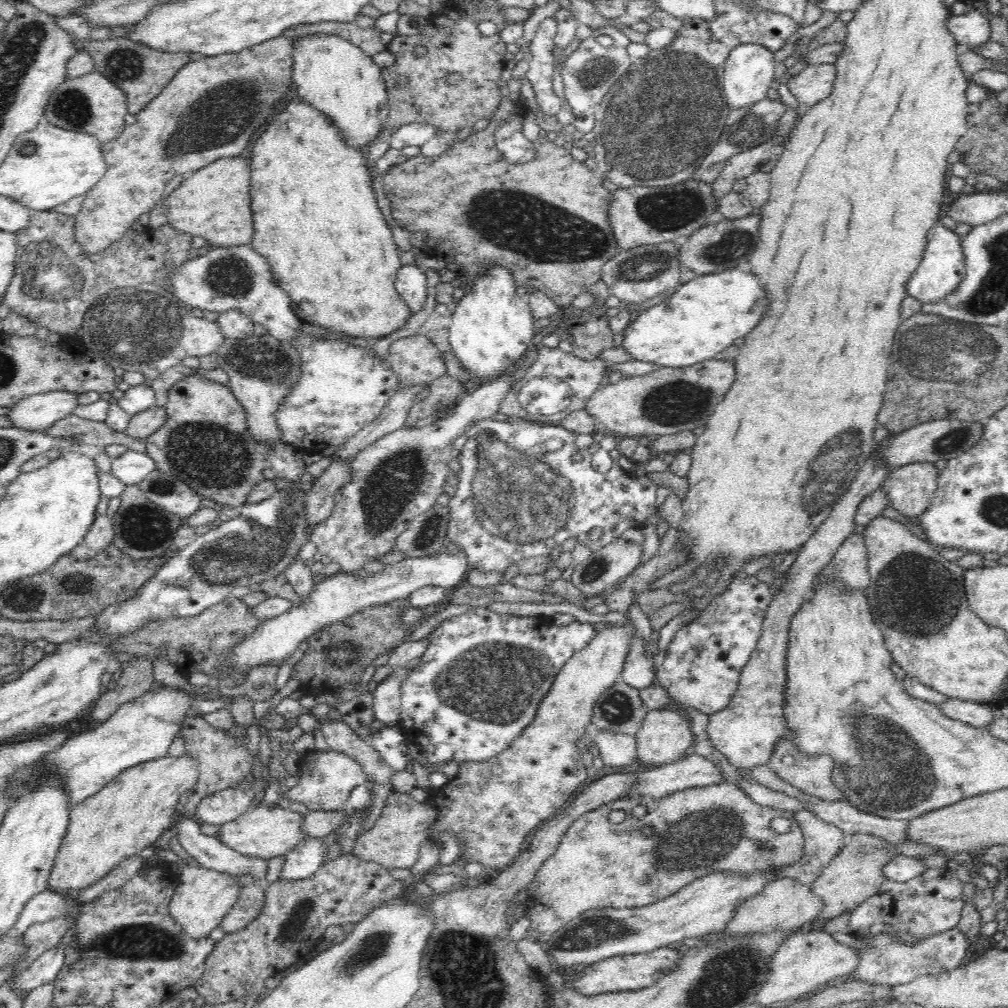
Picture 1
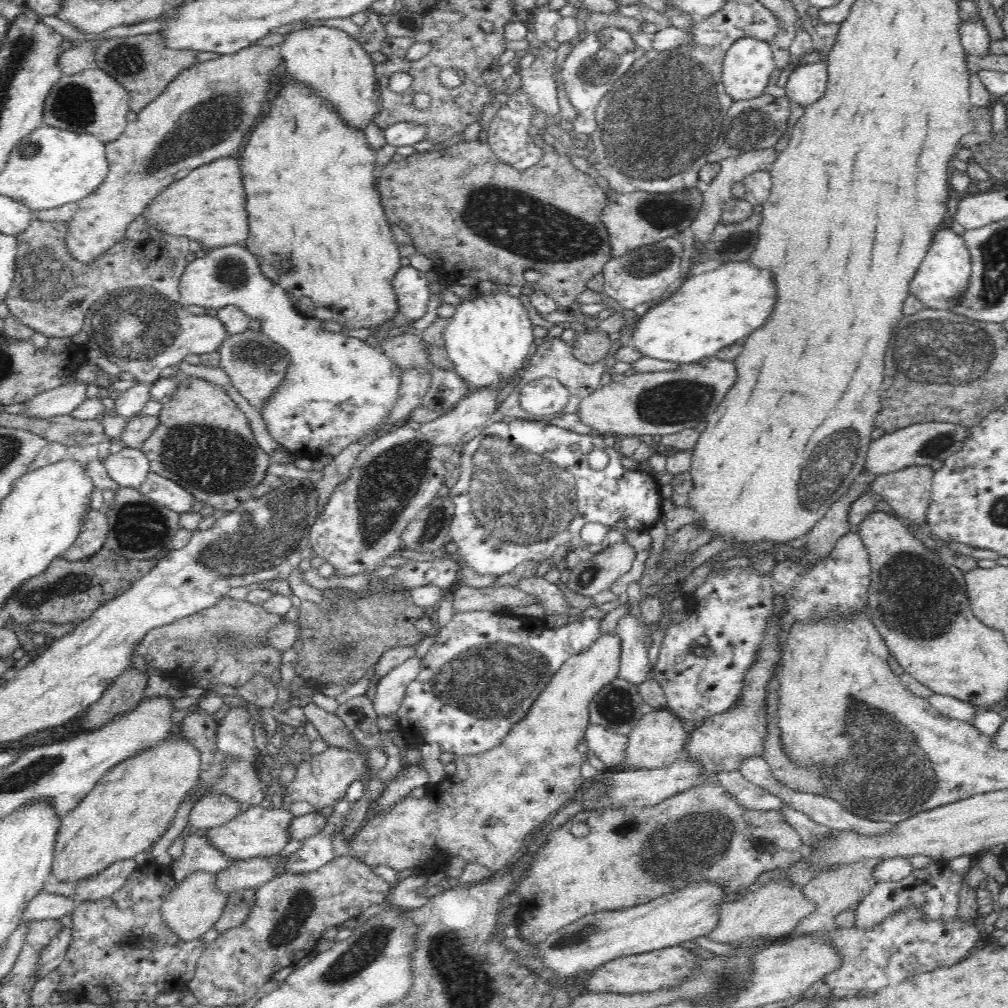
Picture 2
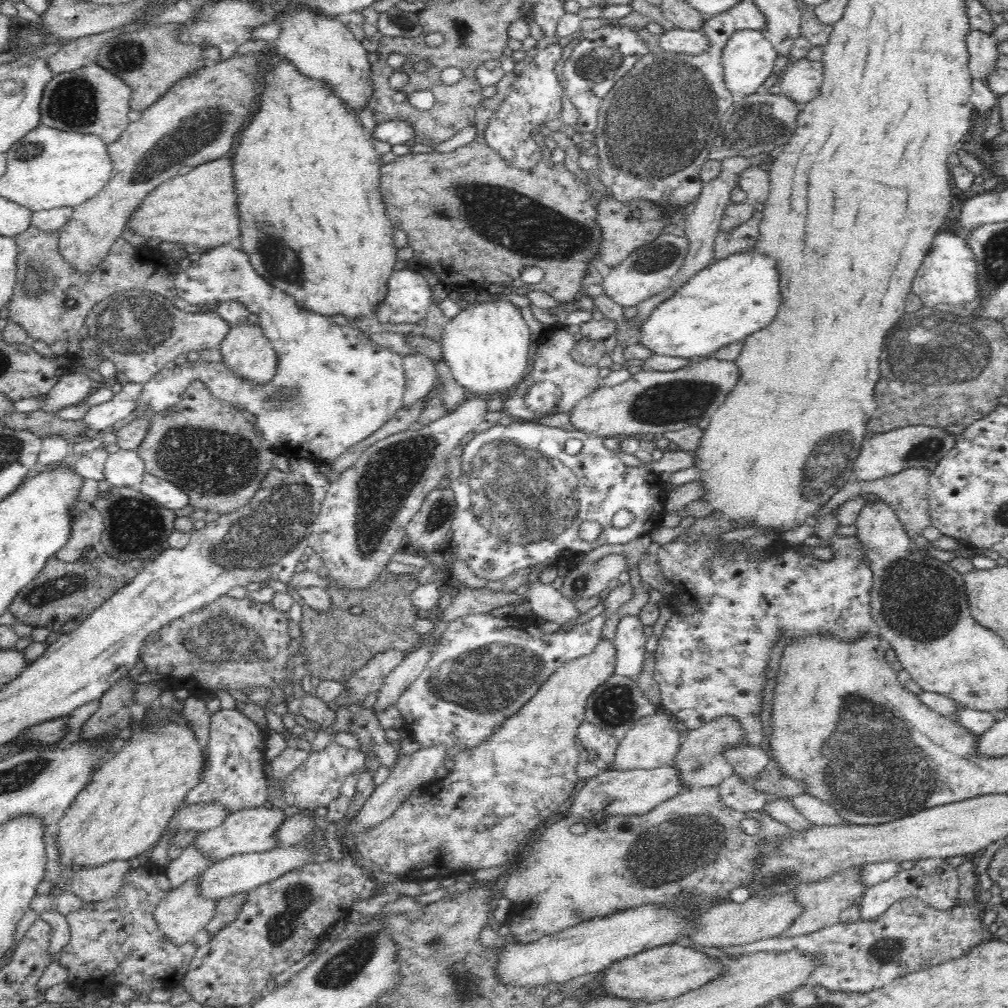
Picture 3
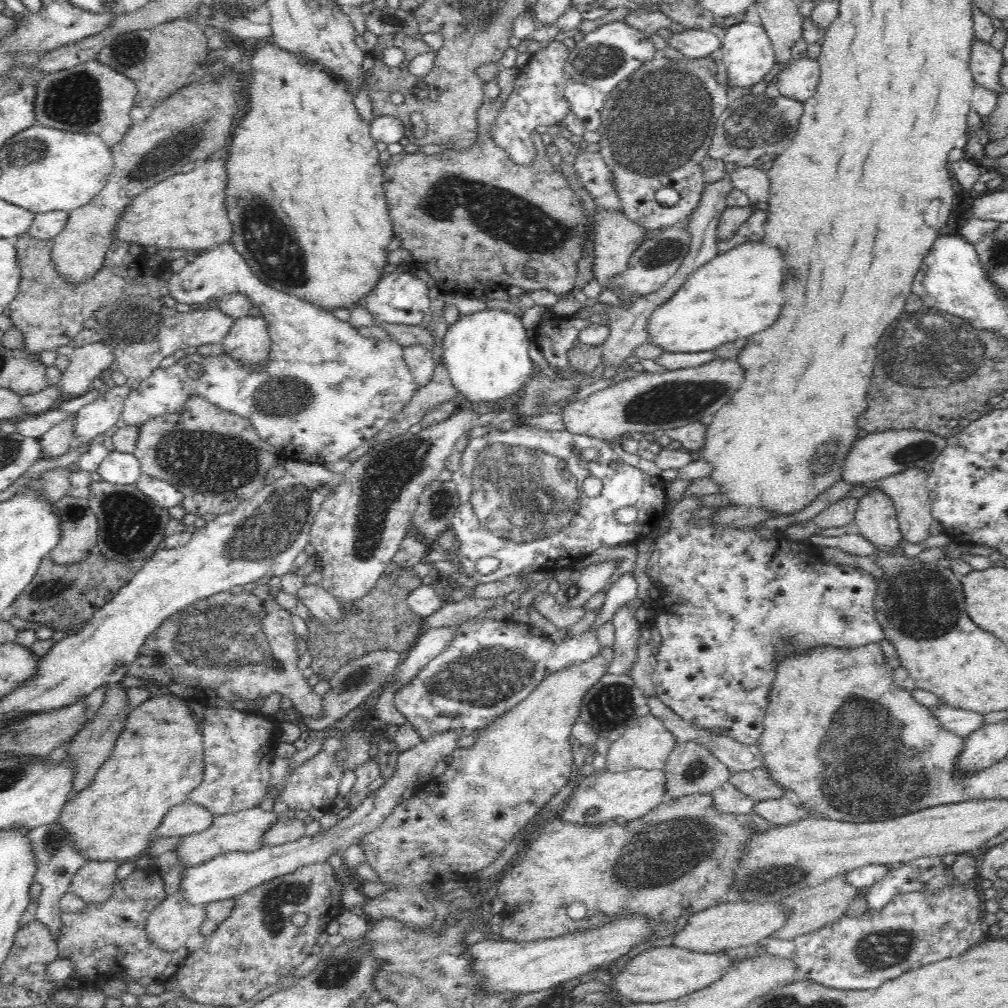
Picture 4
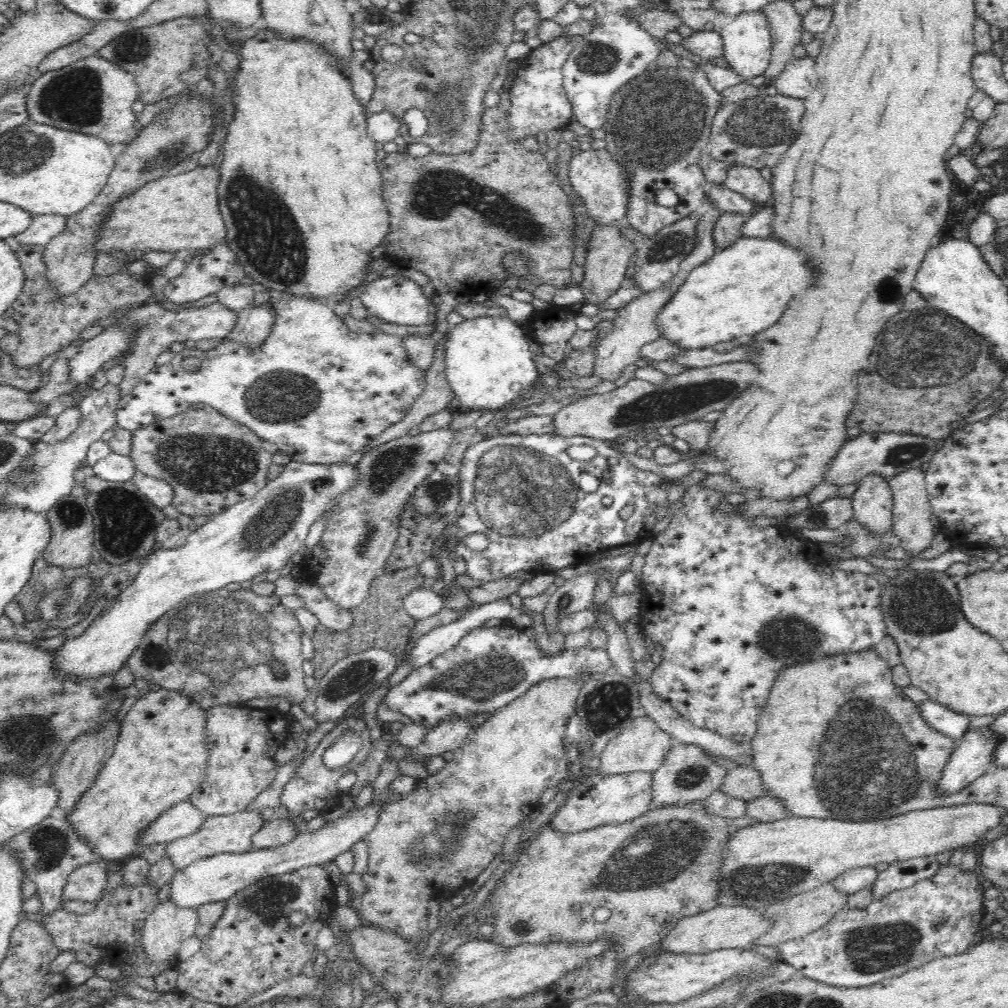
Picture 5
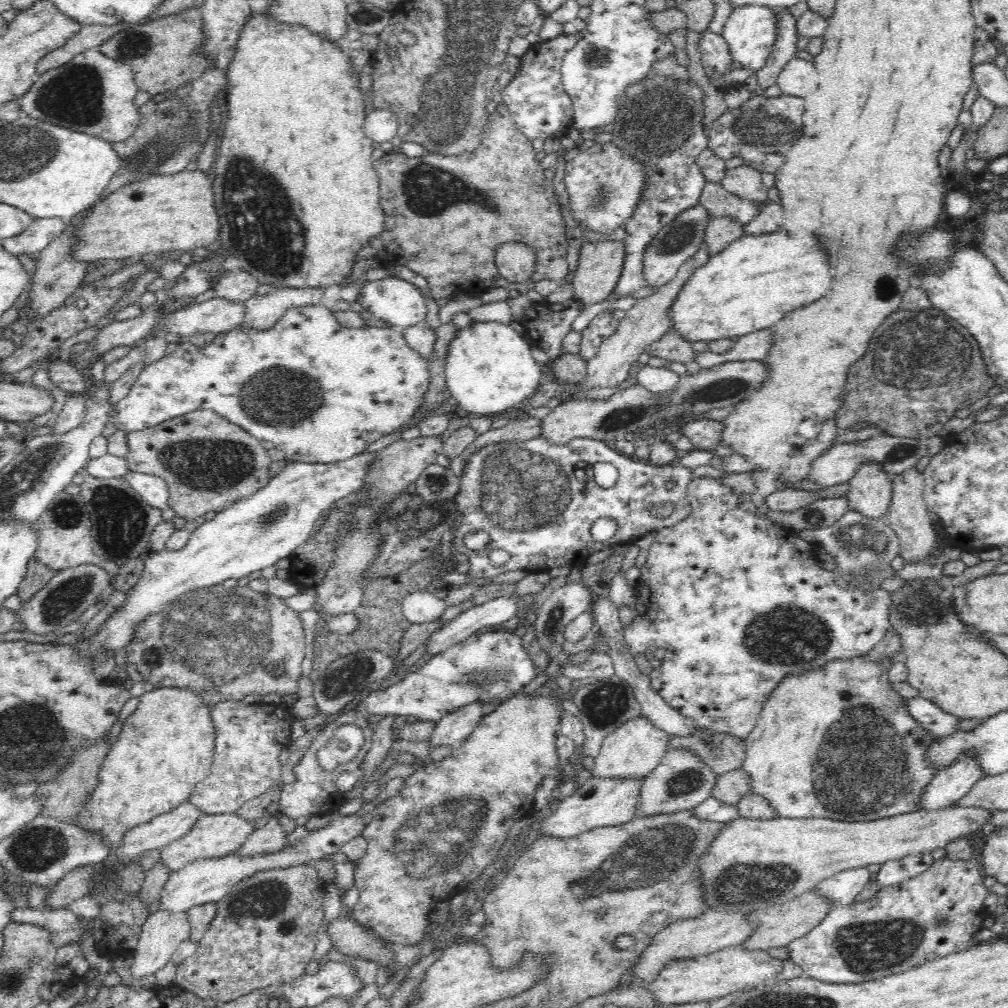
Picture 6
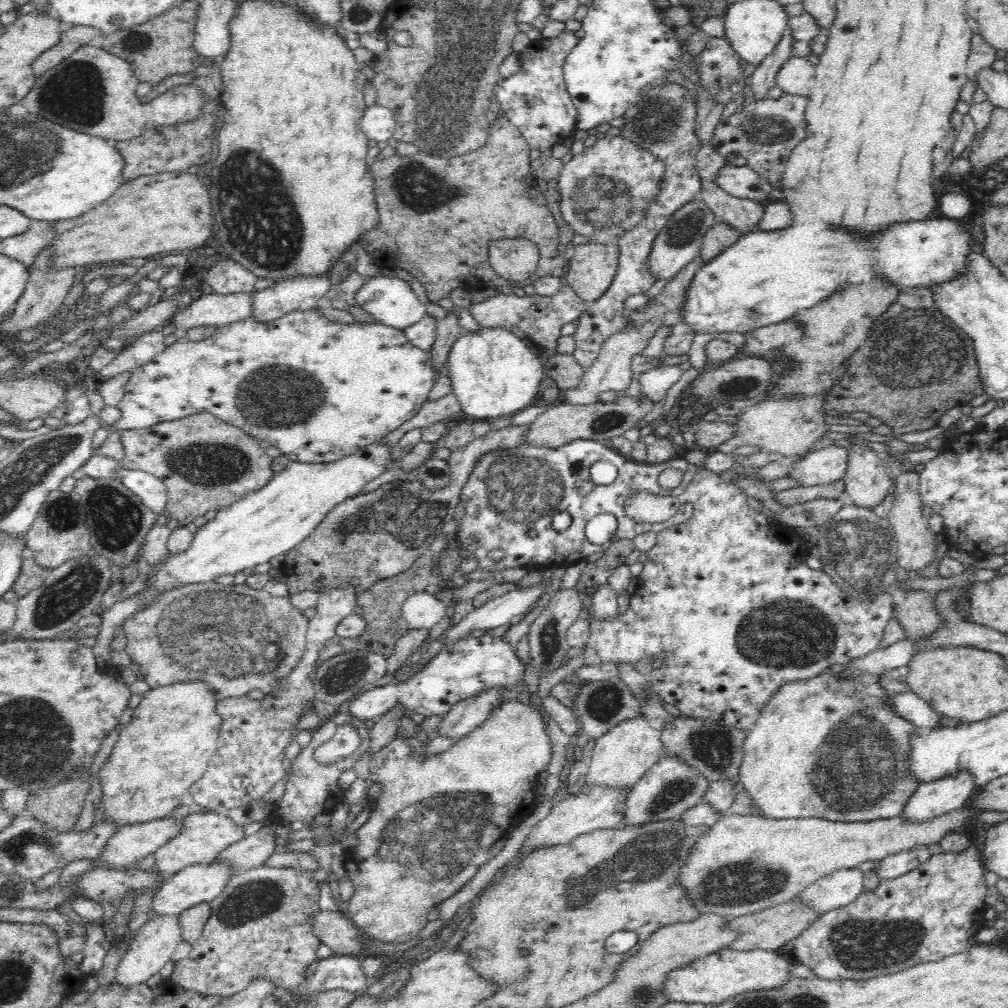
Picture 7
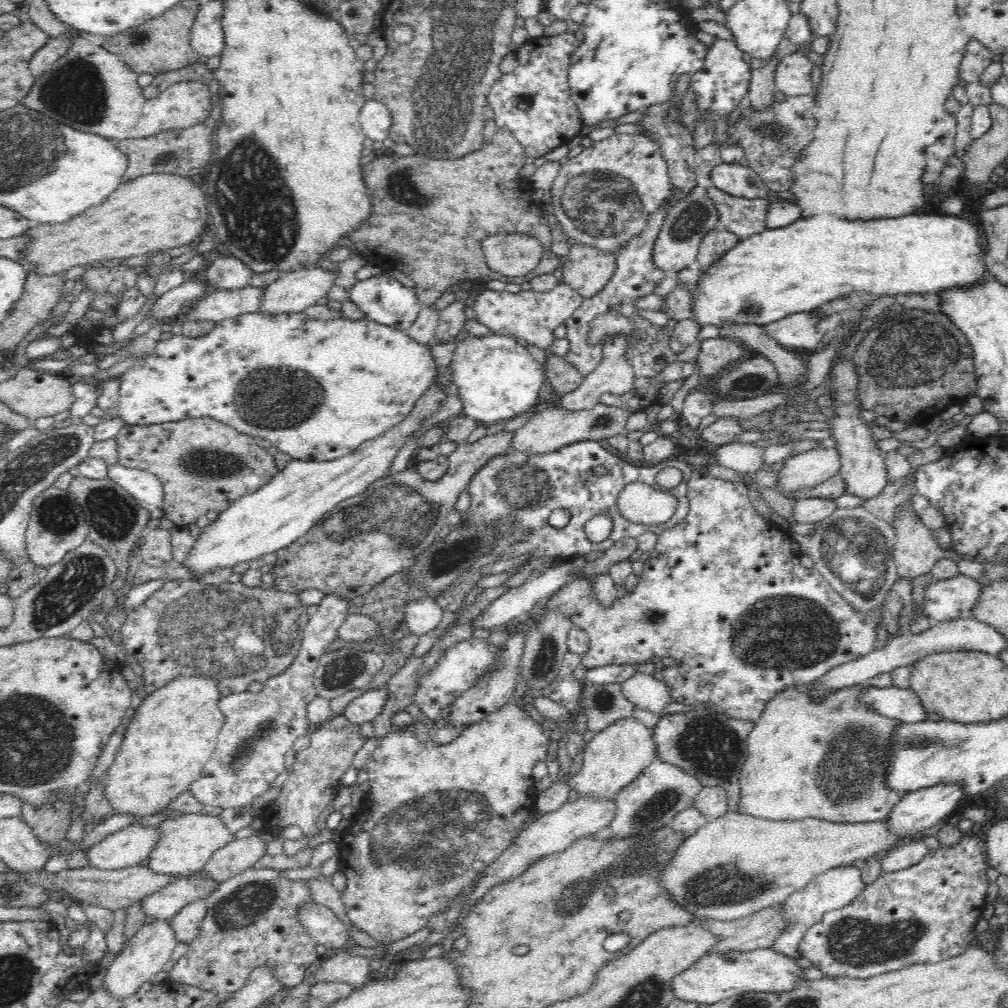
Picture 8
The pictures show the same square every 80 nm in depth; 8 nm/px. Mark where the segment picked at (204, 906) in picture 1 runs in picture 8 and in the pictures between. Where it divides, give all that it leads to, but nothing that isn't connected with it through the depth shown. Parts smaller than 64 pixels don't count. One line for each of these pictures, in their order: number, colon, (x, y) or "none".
2: (192, 909)
3: (182, 914)
4: (170, 925)
5: (166, 927)
6: (162, 932)
7: (153, 945)
8: (145, 955)

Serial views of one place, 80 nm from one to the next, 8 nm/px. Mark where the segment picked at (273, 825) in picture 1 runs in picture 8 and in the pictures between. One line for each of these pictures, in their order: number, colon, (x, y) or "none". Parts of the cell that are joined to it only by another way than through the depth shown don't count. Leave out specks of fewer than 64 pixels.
2: (258, 831)
3: (251, 830)
4: (242, 831)
5: (231, 833)
6: (213, 836)
7: (202, 835)
8: (186, 842)

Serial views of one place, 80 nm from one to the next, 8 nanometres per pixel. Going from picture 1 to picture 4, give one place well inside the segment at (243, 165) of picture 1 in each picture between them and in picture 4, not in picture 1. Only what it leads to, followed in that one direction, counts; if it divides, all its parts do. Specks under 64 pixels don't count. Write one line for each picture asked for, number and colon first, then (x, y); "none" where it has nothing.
2: (208, 205)
3: (199, 208)
4: (186, 210)

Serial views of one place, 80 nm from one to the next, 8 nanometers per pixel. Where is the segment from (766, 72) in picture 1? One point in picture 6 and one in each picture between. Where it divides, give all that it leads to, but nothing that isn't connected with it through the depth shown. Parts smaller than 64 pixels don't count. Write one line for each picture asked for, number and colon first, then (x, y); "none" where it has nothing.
2: (749, 63)
3: (748, 59)
4: (746, 51)
5: (747, 39)
6: (751, 30)

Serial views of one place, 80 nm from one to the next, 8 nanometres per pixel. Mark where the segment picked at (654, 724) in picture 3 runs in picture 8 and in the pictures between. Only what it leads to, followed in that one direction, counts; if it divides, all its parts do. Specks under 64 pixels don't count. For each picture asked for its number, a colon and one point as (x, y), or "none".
4: (647, 745)
5: (642, 746)
6: (635, 749)
7: (620, 757)
8: (615, 756)

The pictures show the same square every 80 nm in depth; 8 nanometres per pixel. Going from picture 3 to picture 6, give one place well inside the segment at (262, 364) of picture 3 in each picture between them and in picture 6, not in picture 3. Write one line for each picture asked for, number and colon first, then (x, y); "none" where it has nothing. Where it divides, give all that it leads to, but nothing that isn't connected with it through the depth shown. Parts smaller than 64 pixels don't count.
4: (248, 340)
5: (254, 324)
6: (262, 311)

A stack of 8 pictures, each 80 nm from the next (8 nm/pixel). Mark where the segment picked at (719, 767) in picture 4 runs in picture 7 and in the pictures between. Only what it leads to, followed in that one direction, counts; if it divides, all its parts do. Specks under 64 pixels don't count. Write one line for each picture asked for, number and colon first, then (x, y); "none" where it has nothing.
5: (688, 774)
6: (680, 782)
7: (669, 788)

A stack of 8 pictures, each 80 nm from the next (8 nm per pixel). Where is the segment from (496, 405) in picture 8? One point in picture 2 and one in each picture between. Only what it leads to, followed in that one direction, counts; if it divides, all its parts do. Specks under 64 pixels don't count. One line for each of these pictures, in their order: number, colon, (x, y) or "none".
2: (488, 339)
3: (485, 346)
4: (486, 353)
5: (489, 366)
6: (490, 370)
7: (494, 373)

